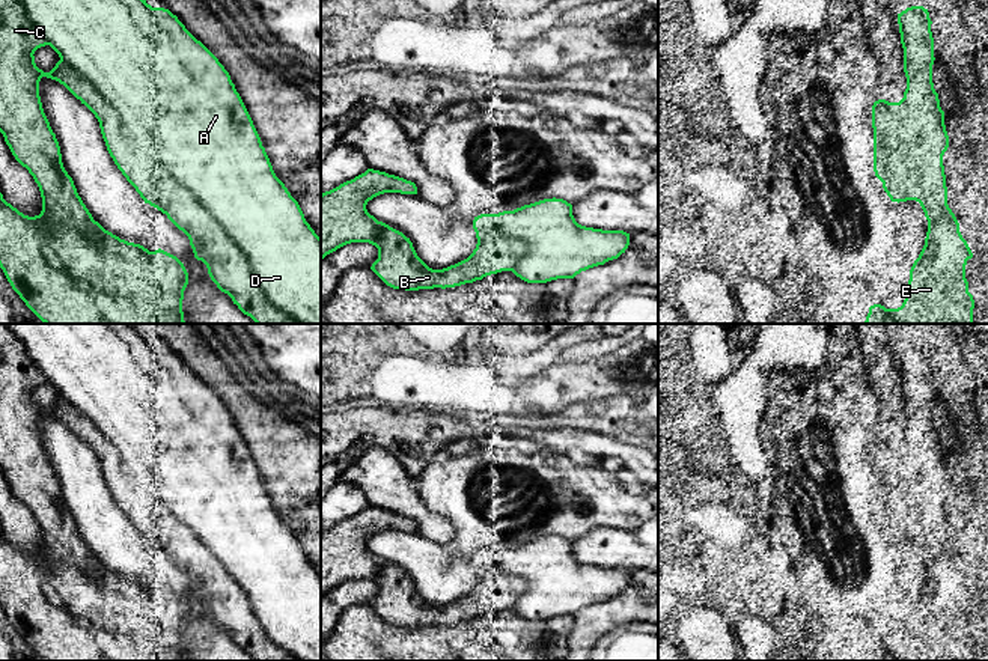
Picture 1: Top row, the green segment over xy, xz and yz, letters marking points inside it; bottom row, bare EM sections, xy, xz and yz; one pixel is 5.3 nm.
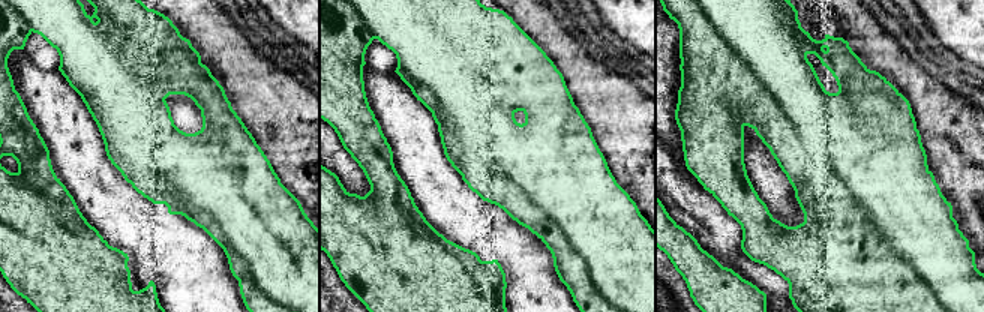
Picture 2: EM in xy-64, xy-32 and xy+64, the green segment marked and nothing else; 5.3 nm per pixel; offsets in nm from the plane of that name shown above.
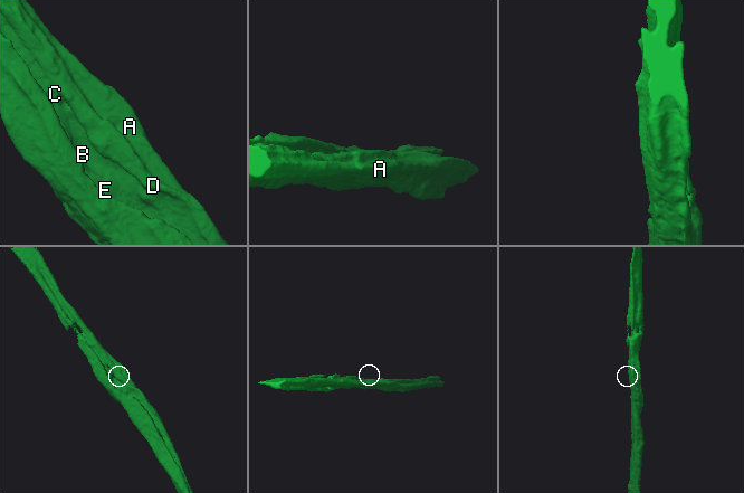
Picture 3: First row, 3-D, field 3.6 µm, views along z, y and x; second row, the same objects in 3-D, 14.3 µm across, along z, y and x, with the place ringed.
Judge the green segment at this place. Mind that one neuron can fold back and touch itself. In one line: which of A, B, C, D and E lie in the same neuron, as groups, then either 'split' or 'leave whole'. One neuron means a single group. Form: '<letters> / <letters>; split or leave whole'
A D / B C E; split

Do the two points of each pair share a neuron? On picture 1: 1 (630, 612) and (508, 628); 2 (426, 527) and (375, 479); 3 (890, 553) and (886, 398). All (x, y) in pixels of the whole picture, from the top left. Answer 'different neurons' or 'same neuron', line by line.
1: different neurons
2: same neuron
3: different neurons

